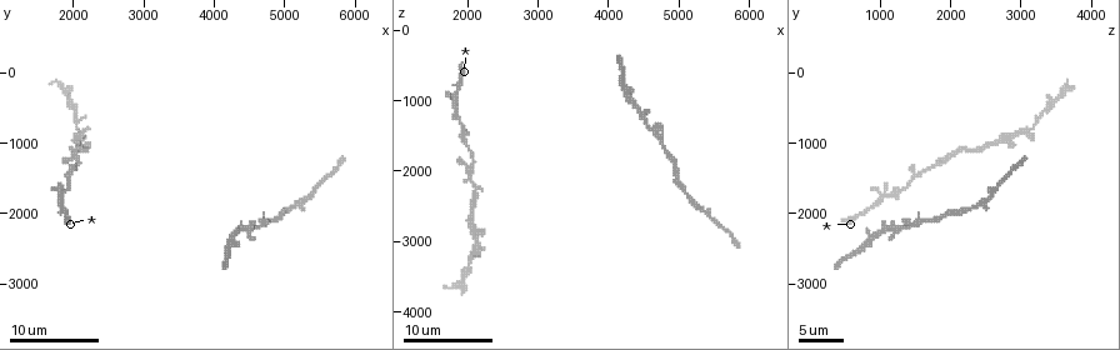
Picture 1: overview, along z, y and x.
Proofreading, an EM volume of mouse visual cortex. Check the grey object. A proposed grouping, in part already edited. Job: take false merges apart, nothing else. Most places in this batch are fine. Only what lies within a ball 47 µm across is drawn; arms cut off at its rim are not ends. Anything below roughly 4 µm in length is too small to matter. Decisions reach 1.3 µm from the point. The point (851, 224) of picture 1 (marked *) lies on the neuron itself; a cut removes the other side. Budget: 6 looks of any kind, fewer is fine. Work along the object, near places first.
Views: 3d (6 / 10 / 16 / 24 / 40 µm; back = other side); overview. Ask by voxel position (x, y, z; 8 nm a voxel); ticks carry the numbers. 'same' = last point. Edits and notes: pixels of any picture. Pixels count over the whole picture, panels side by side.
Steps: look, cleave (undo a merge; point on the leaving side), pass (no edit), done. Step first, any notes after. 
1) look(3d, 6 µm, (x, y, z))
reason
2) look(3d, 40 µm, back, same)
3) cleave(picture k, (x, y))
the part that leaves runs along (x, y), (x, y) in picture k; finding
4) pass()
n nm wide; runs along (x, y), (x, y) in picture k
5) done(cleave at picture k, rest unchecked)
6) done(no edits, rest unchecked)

look(3d, 6 µm, (1950, 1550, 1400))
sudden change in width

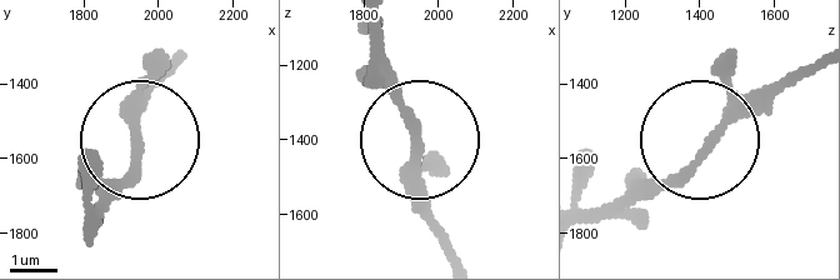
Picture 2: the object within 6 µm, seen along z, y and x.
pass()
230 nm wide; runs along (373, 28), (373, 64), (416, 148), (421, 208), (441, 239) in picture 2; continuous, no second neuron

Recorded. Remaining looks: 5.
look(3d, 6 µm, (2050, 1150, 2050))
two arms in line, one across

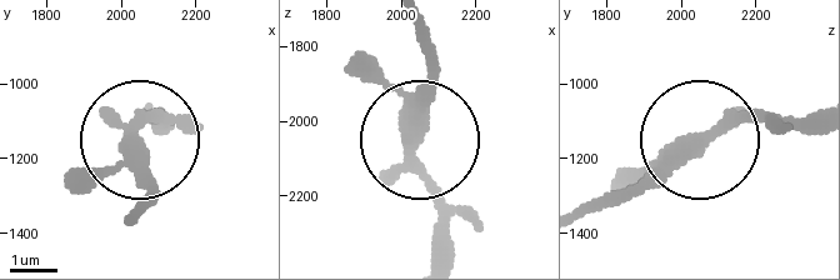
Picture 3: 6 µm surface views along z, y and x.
look(3d, 6 µm, back, (2020, 1160, 2060))

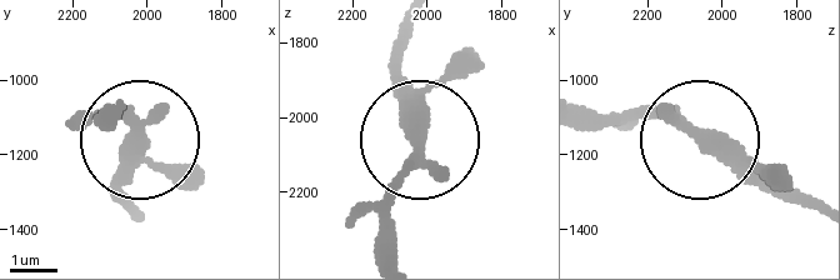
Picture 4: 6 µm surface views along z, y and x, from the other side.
pass()
all the same neuron

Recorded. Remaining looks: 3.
look(3d, 16 µm, (4500, 2200, 1350))
sudden change in width

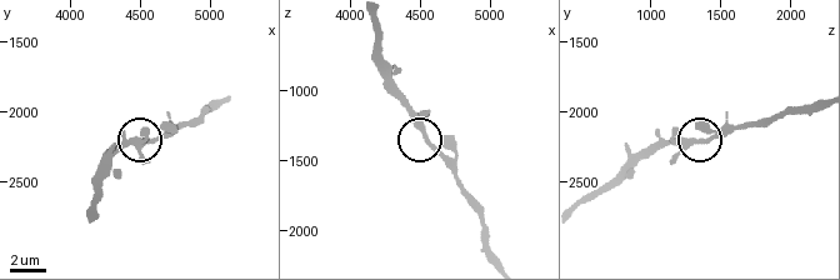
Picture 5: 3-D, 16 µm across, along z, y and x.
look(3d, 6 µm, (4560, 2220, 1320))

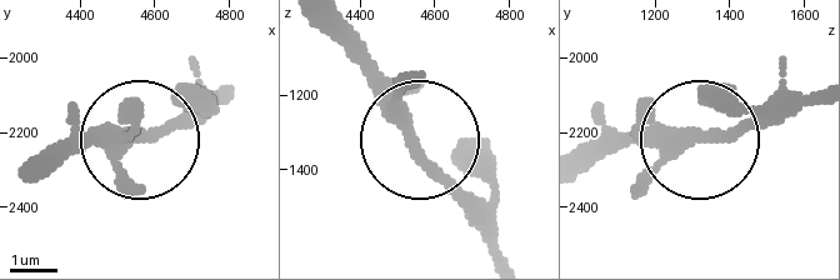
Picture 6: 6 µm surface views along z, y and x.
pass()
350 nm wide; one neuron here

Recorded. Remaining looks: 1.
done(no edits, rest unchecked)

